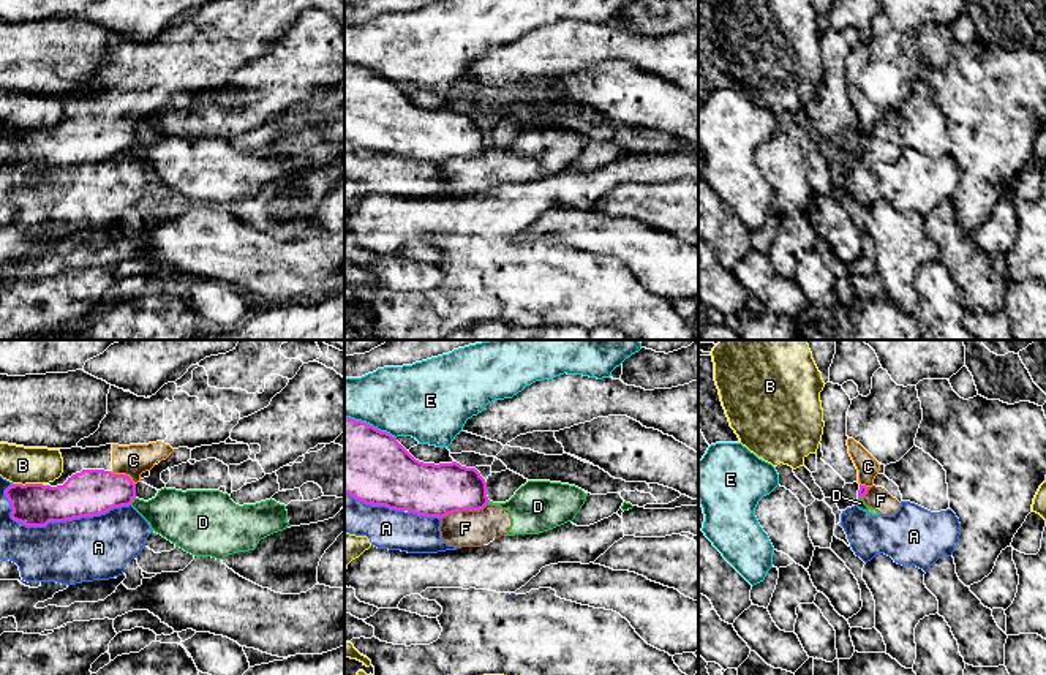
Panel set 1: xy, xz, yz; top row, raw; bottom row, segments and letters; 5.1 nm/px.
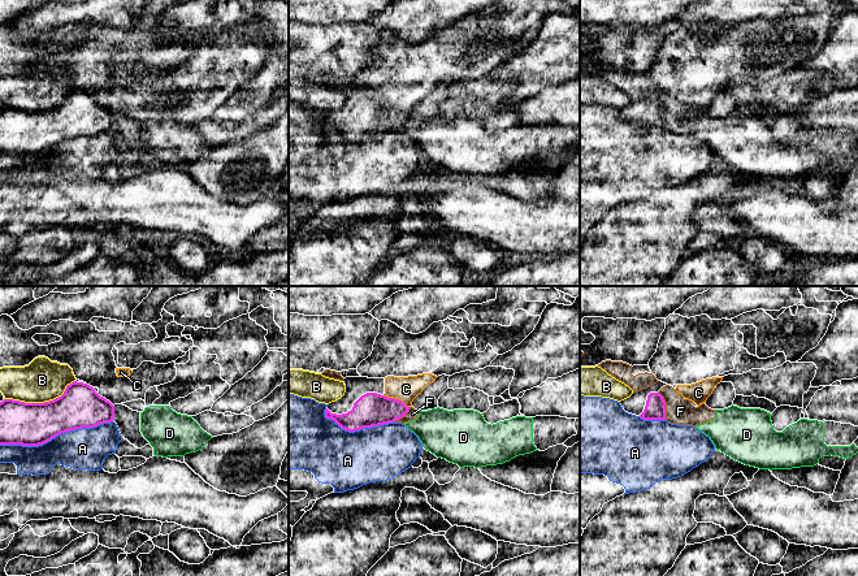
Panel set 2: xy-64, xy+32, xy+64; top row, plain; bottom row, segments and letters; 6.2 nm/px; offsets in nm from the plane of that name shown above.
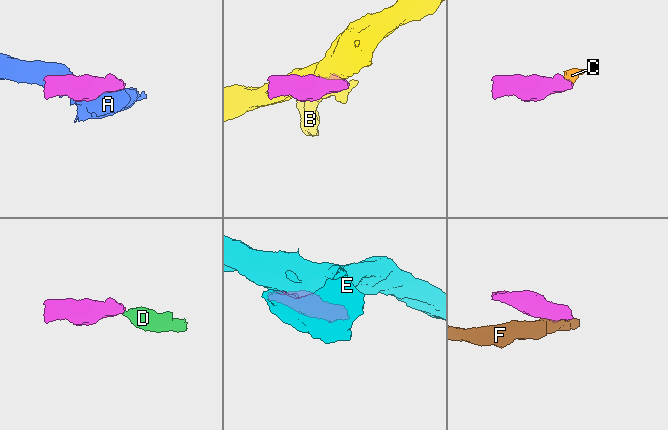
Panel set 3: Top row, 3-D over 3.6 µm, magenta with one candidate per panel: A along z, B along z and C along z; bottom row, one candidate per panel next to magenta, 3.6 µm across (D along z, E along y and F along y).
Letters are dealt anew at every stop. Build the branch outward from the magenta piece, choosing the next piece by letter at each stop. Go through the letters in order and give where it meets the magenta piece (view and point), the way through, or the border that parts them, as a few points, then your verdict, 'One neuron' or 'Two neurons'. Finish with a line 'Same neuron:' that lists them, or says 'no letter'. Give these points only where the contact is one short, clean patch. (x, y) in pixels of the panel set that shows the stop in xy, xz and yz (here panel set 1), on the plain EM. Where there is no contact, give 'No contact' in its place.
A: Touches magenta at xy (57, 166). Two neurons
B: Touches magenta at xy (29, 130). Two neurons
C: Touches magenta at xy (124, 120). One neuron
D: Touches magenta at xy (133, 144). Boundary: xy (135, 143), (130, 149). Two neurons
E: Touches magenta at xz (368, 70). Two neurons
F: Touches magenta at xz (463, 155). Boundary: xz (487, 149), (479, 155), (452, 157), (441, 165). Two neurons
Same neuron: C

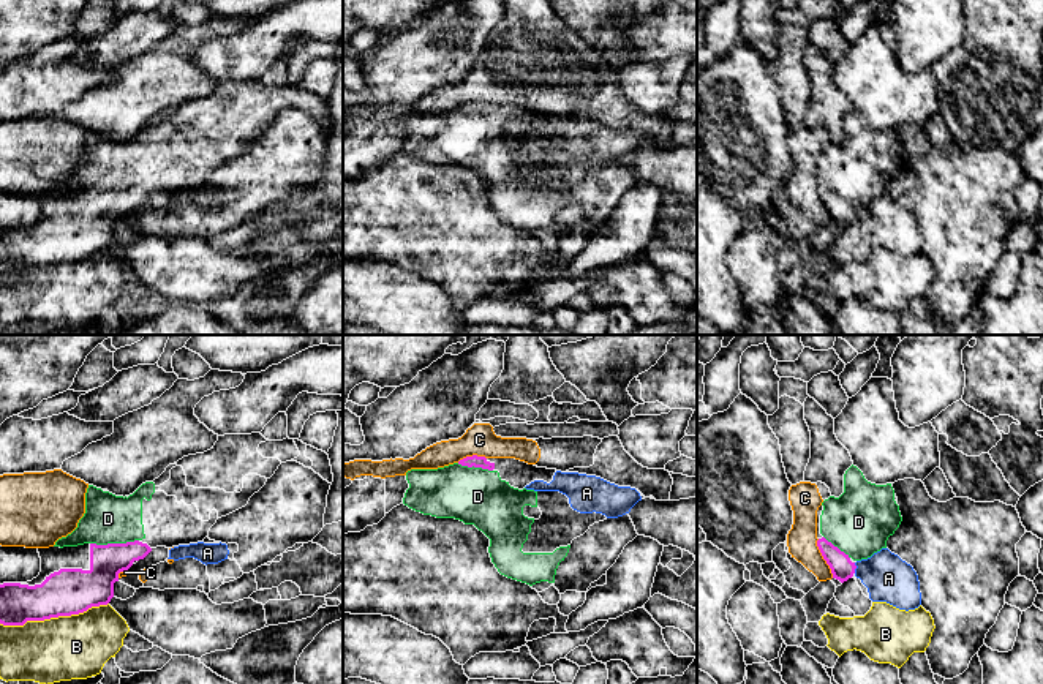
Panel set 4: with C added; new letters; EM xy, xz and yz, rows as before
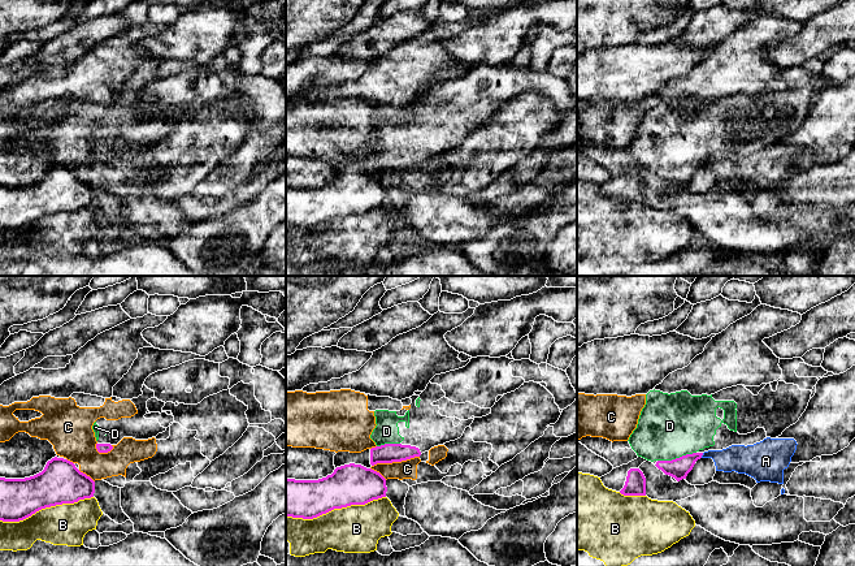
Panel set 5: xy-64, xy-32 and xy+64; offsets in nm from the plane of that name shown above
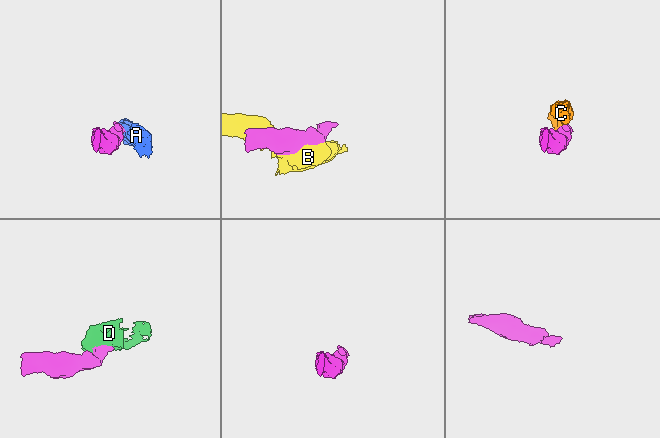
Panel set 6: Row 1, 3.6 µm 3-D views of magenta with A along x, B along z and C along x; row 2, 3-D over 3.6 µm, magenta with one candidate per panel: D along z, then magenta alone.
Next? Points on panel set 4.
A: Touches magenta at yz (855, 214). Boundary: yz (854, 209), (855, 218). Two neurons
B: Touches magenta at xy (54, 263). Two neurons
C: Touches magenta at yz (824, 204). Boundary: yz (817, 185), (817, 195), (833, 223). Two neurons
D: Touches magenta at xy (114, 190). One neuron
Same neuron: D

